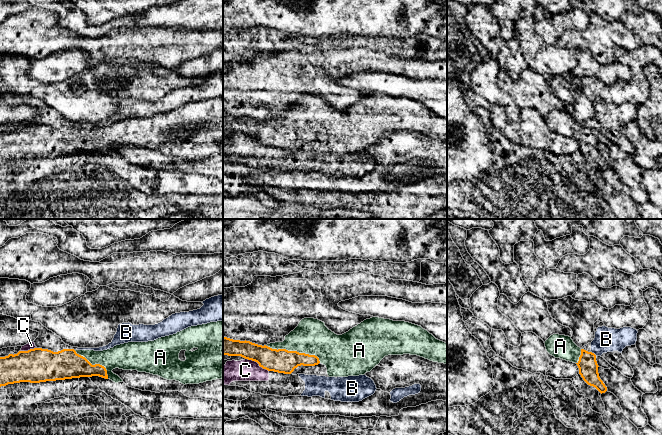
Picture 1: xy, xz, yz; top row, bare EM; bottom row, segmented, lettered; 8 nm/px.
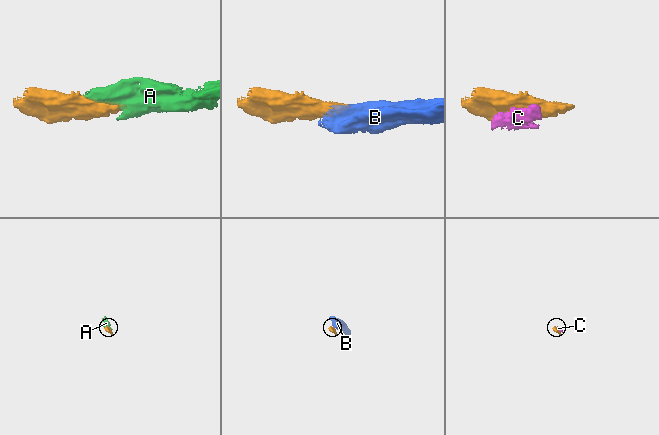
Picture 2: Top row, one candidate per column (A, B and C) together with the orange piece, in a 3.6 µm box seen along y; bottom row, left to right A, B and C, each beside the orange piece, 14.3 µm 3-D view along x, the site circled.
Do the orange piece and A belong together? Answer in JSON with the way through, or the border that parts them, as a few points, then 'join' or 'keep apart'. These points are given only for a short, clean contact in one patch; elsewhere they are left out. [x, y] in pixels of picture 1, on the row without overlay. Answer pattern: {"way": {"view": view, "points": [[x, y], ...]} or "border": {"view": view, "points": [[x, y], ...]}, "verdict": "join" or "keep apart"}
{"verdict": "join"}

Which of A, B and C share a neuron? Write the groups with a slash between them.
A / B C

